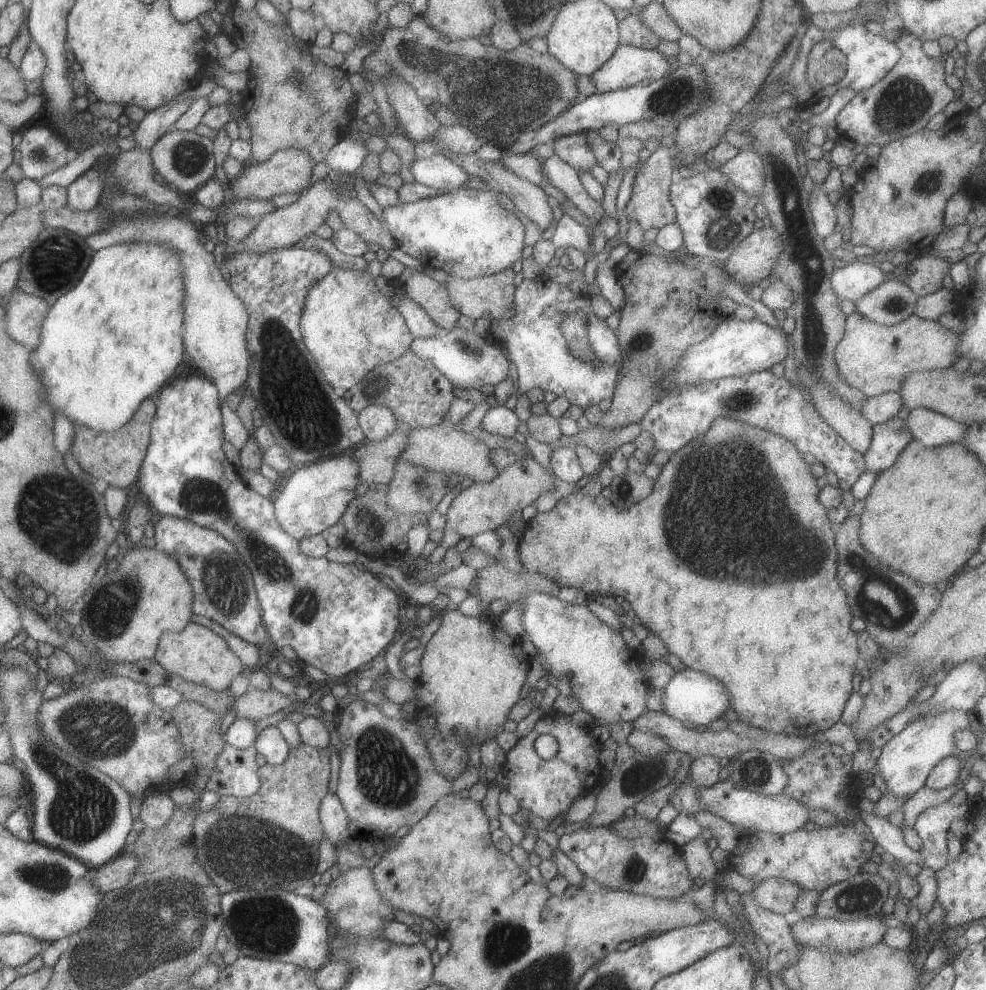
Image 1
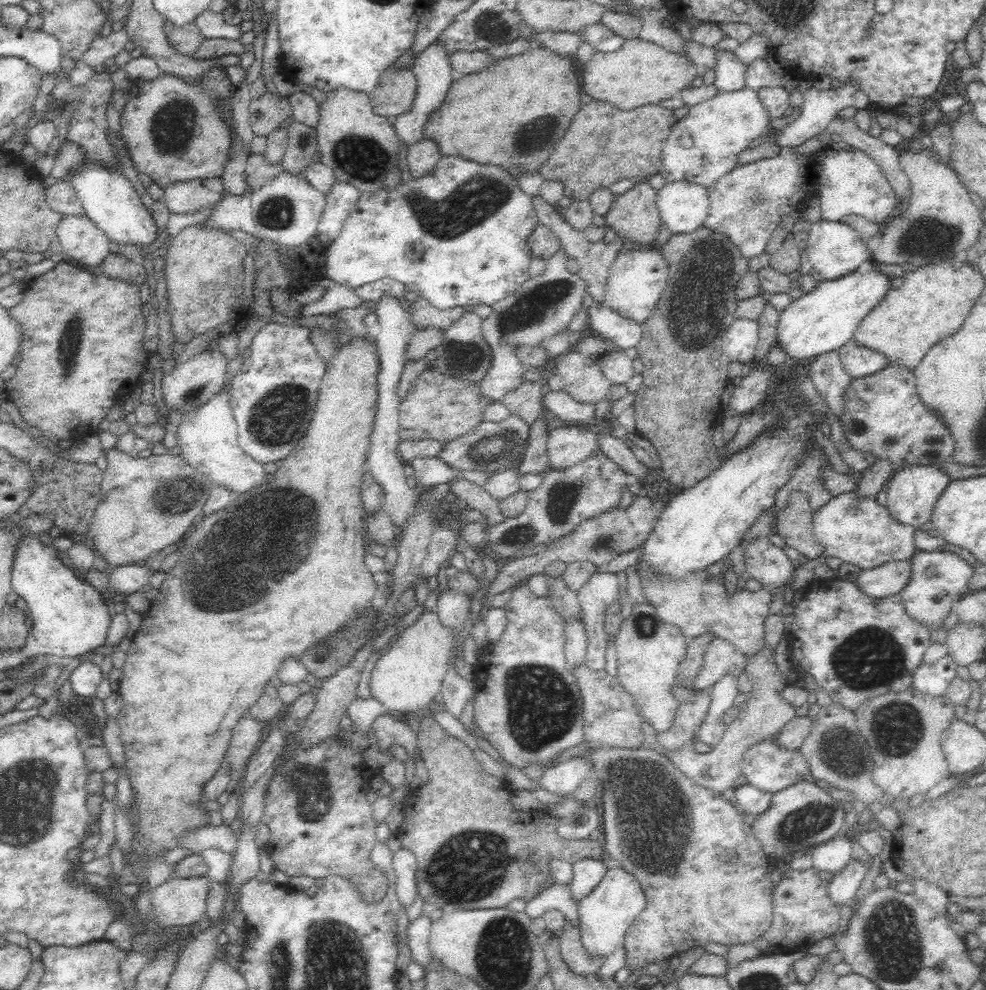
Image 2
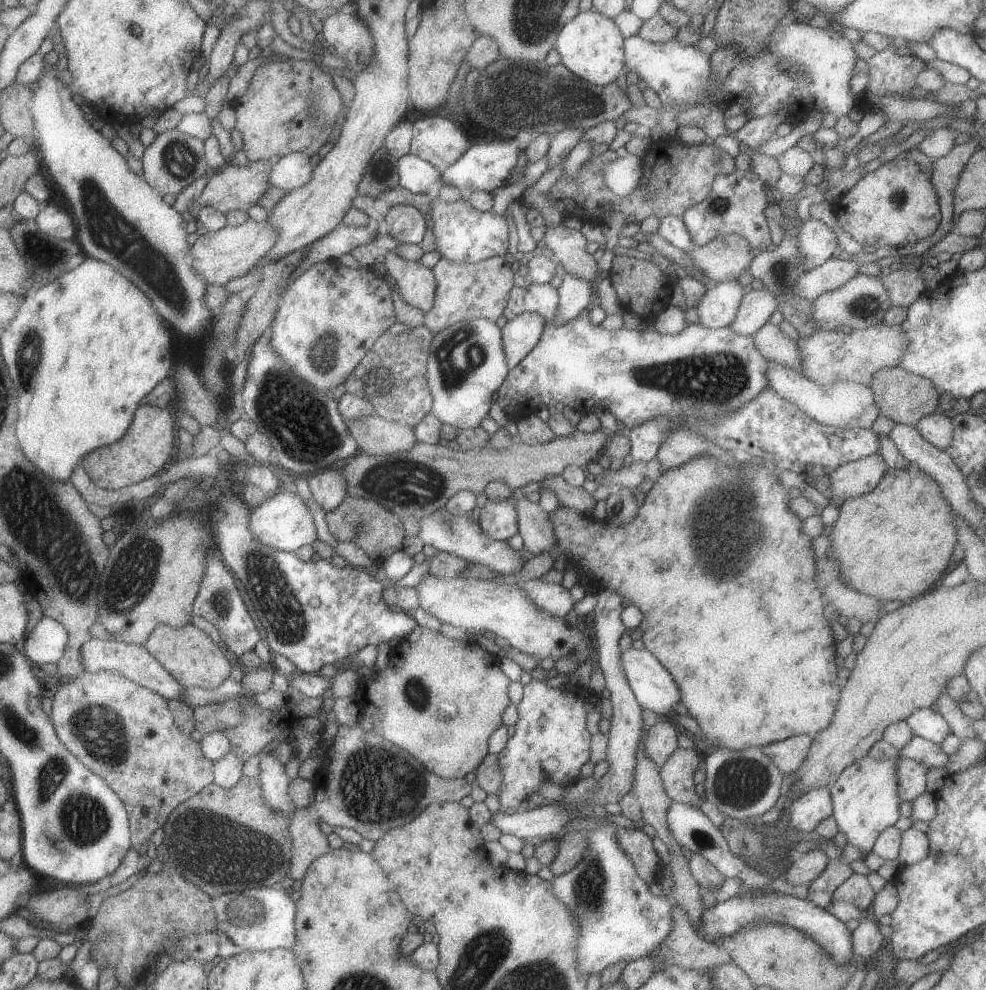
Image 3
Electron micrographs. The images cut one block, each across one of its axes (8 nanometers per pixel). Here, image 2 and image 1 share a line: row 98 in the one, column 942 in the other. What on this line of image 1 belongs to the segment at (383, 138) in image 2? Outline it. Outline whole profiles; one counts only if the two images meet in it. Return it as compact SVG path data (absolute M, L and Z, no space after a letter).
M851 312L844 322L844 333L834 348L834 364L842 379L868 397L886 392L900 392L904 376L912 372L943 370L952 366L958 334L945 329L937 321L913 314L894 325L874 323Z

